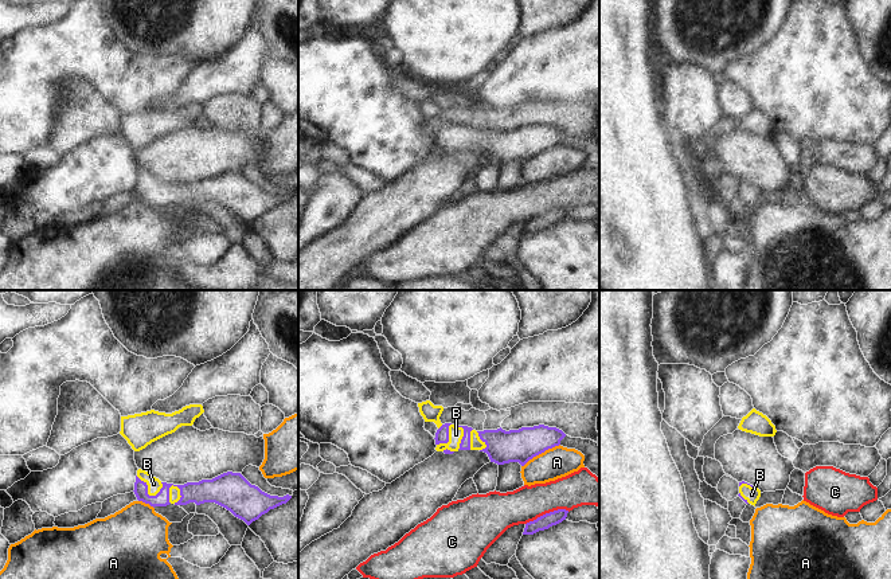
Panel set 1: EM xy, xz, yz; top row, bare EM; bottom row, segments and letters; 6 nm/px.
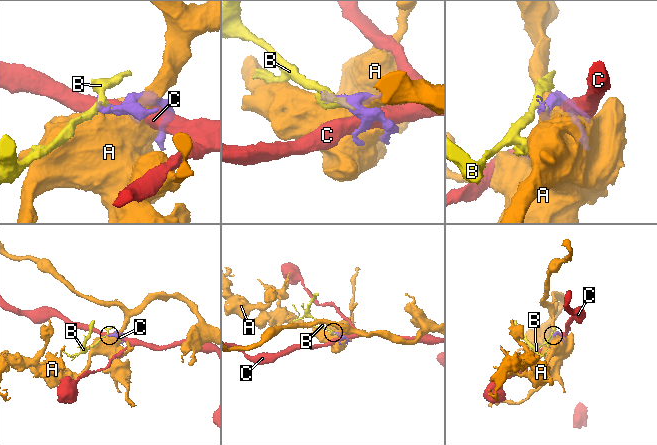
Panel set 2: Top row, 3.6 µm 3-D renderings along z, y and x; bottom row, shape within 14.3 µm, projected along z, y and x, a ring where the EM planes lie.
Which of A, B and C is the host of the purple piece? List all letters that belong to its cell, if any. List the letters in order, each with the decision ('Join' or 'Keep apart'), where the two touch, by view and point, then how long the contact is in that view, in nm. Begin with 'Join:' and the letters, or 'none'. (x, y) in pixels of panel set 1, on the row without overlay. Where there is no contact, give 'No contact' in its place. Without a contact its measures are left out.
Join: B
A: Keep apart. Touches purple at xz (540, 152). Shared border 280 nm
B: Join. Touches purple at xy (147, 191). Shared border 180 nm
C: Keep apart. Touches purple at xz (547, 212). Shared border 280 nm

